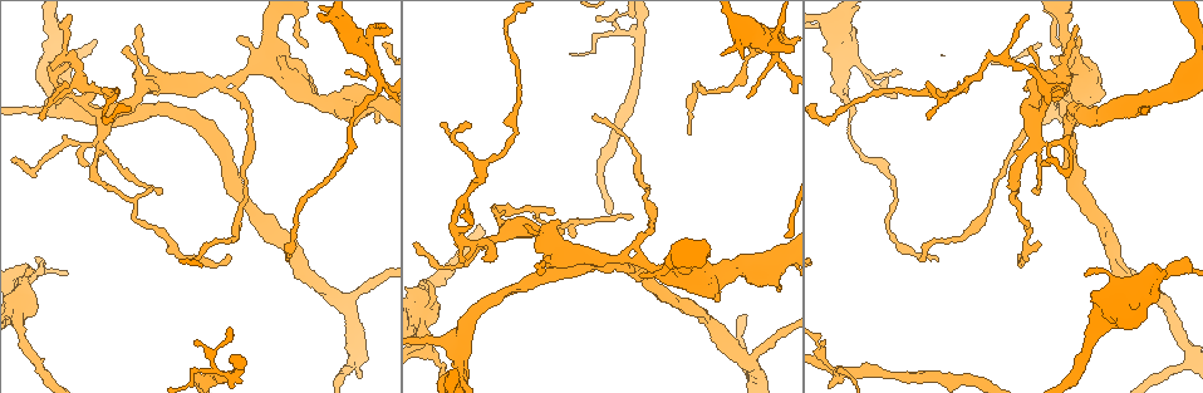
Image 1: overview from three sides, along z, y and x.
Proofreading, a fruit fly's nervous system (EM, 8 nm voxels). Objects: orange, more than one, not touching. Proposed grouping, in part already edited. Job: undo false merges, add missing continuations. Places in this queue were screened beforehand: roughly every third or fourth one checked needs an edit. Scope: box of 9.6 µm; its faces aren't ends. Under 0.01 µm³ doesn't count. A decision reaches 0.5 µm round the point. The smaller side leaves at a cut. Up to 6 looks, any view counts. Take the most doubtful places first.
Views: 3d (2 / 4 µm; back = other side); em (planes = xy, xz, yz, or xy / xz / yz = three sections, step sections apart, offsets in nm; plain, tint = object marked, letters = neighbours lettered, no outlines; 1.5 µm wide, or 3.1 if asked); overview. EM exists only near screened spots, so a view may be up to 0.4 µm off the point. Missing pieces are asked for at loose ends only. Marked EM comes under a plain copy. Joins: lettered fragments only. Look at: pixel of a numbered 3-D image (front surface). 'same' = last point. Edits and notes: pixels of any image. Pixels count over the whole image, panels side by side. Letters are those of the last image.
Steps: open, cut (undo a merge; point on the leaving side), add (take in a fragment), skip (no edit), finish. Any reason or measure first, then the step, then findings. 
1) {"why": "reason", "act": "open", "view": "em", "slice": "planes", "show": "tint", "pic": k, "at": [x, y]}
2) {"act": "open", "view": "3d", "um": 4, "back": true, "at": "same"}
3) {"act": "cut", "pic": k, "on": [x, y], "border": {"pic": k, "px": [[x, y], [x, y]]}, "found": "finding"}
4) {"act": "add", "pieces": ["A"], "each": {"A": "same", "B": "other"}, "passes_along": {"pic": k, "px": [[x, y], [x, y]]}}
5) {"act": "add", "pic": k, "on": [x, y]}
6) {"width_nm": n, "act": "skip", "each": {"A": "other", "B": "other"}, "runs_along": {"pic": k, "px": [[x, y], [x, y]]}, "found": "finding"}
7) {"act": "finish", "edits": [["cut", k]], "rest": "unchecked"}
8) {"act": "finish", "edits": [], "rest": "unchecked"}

{"act": "open", "view": "em", "slice": "planes", "show": "letters", "pic": 1, "at": [463, 337]}

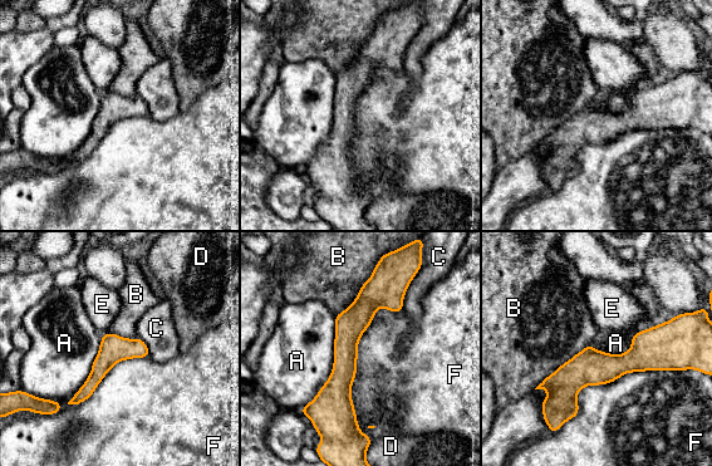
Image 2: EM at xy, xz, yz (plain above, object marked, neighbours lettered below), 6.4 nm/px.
{"act": "skip", "each": {"A": "other", "B": "other", "C": "other", "D": "other", "E": "other", "F": "other"}, "runs_along": {"pic": 2, "px": [[381, 273], [347, 334], [350, 418]]}, "found": "continuous, no second neuron"}

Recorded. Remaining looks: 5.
{"why": "calibre changes", "act": "open", "view": "em", "slice": "planes", "show": "tint", "pic": 1, "at": [636, 262]}

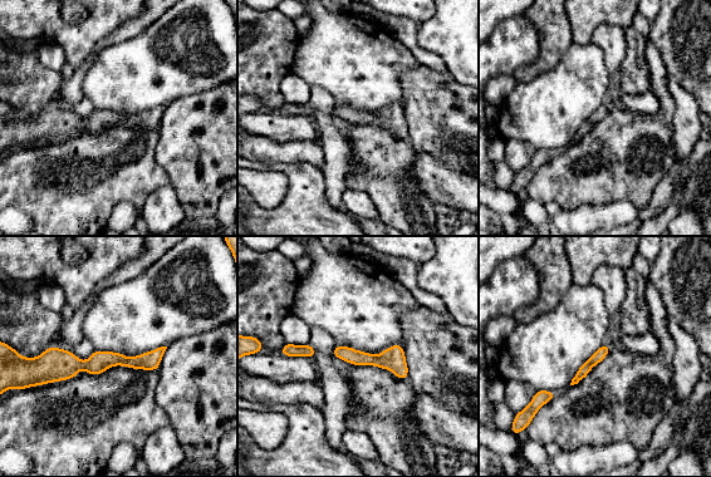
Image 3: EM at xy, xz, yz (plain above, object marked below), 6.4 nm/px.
{"why": "what lies round it", "act": "open", "view": "em", "slice": "planes", "show": "letters", "at": "same"}

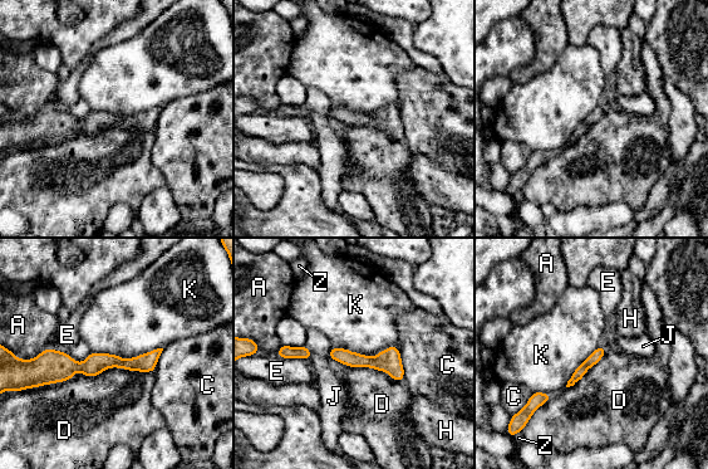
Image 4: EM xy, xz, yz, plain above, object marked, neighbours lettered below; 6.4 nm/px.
{"act": "skip", "each": {"A": "other", "C": "other", "D": "other", "E": "other", "H": "other", "J": "other", "K": "other", "Z": "other"}, "border": {"pic": 4, "px": [[152, 371], [80, 374]]}, "found": "all the same neuron"}

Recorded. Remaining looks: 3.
{"why": "branch stops here", "act": "open", "view": "em", "slice": "xz", "step": 8, "show": "tint", "pic": 1, "at": [1078, 27]}

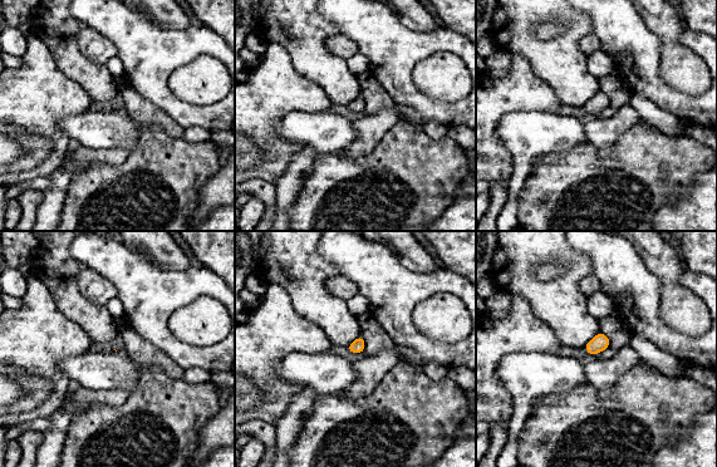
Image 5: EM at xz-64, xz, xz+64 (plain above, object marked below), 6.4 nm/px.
{"act": "open", "view": "em", "slice": "xz", "step": 8, "show": "letters", "at": "same"}

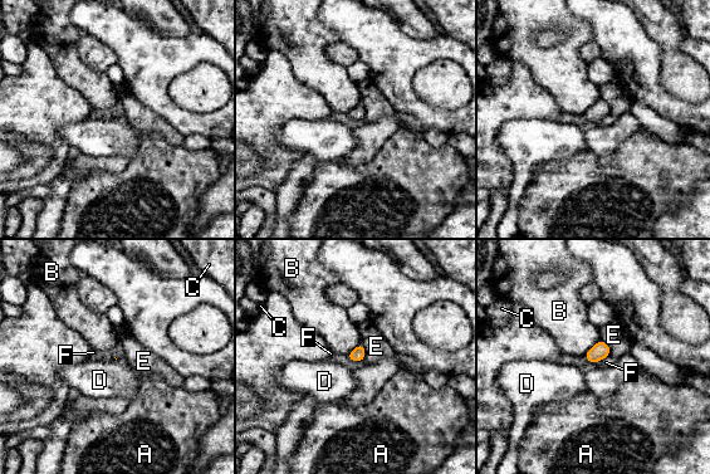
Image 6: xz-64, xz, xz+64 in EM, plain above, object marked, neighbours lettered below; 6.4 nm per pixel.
{"act": "skip", "each": {"A": "other", "B": "other", "C": "other", "D": "other", "E": "other", "F": "other"}, "border": {"pic": 6, "px": [[610, 353], [595, 363]]}, "found": "none of them fits"}

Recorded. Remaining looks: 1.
{"act": "finish", "edits": [], "rest": "unchecked"}

